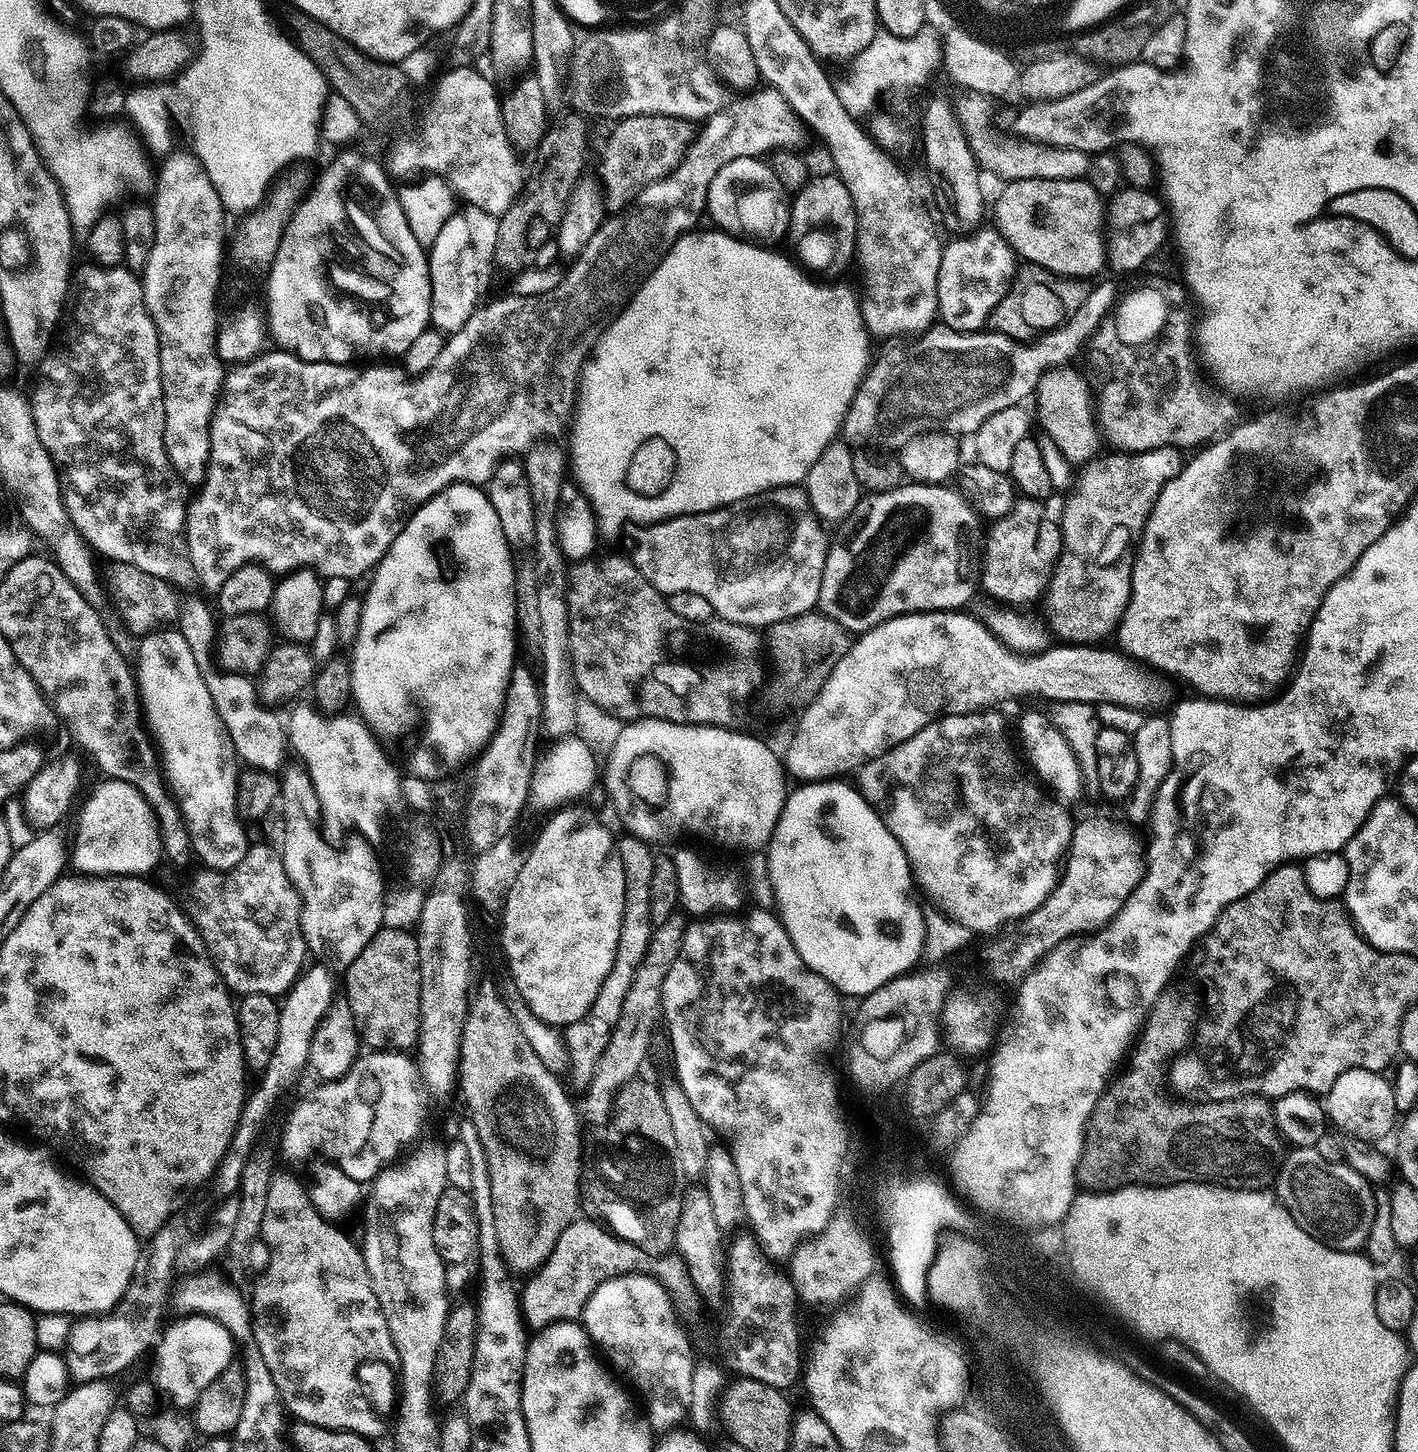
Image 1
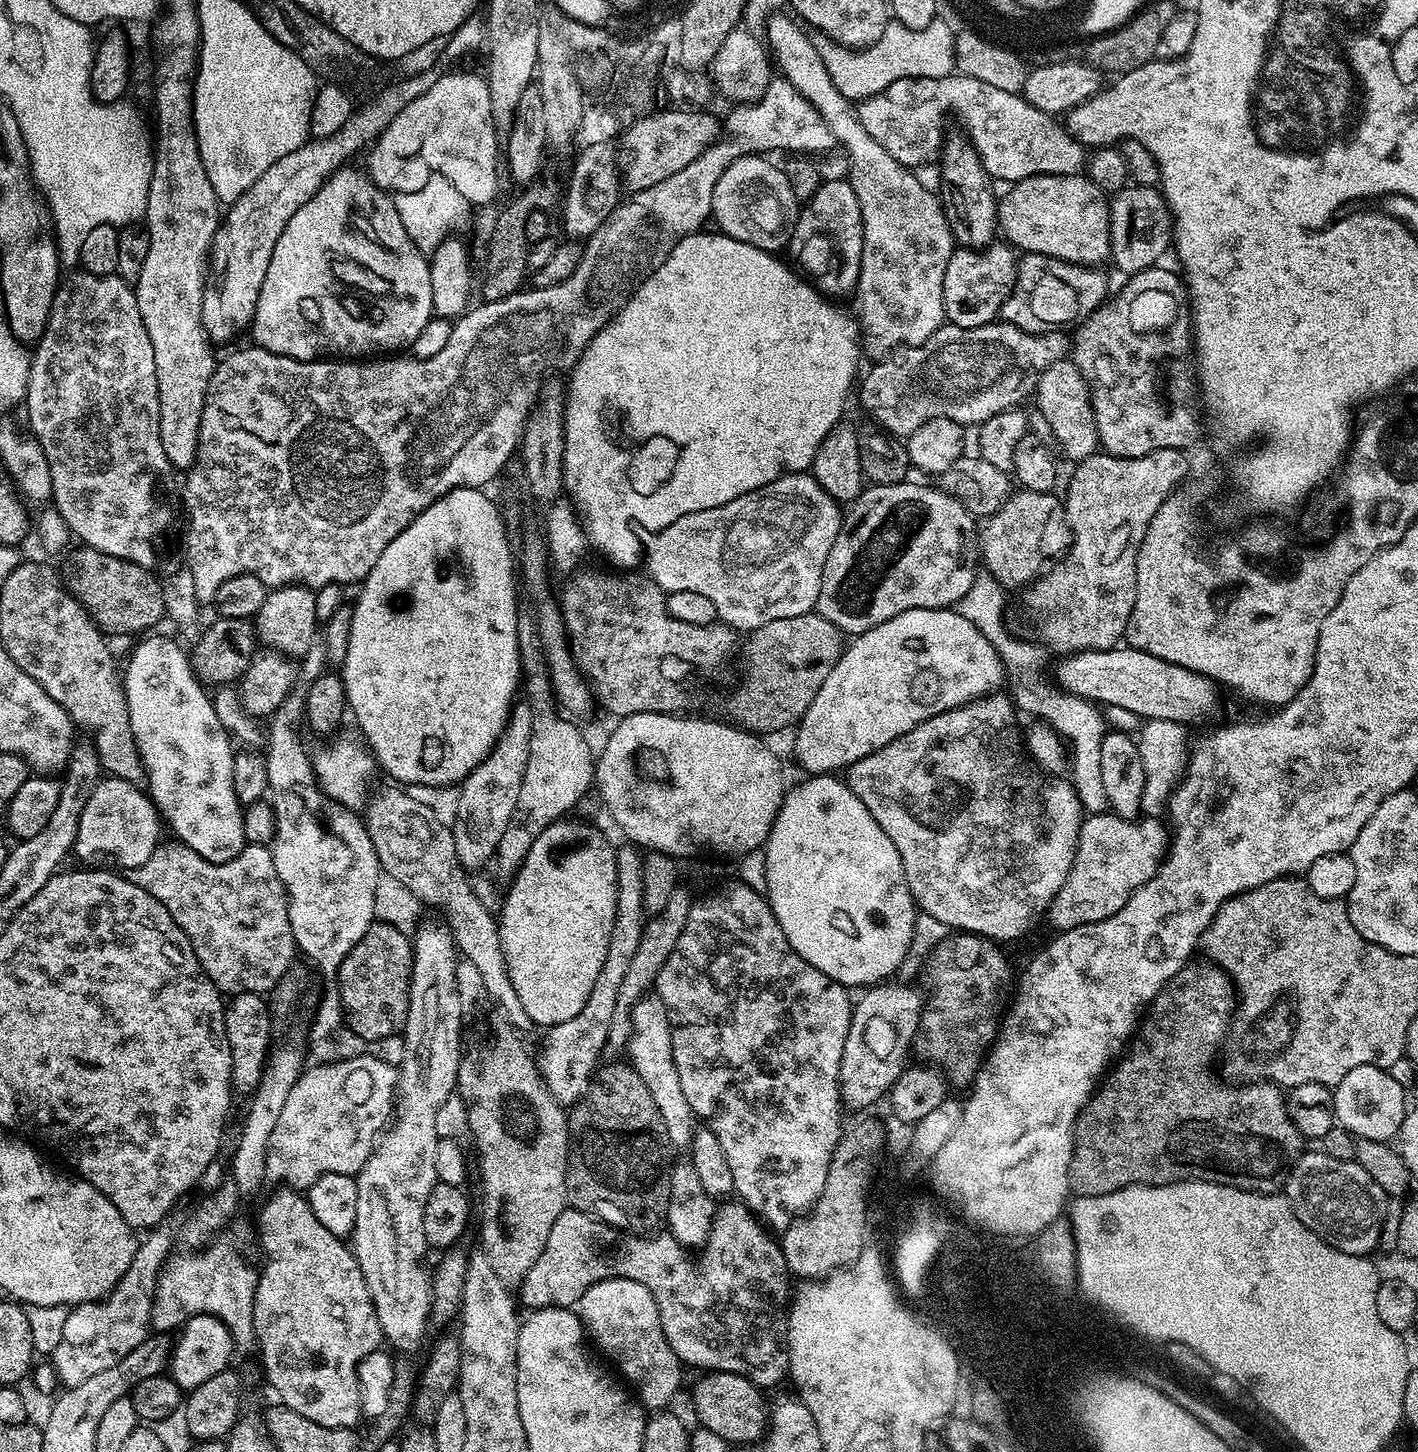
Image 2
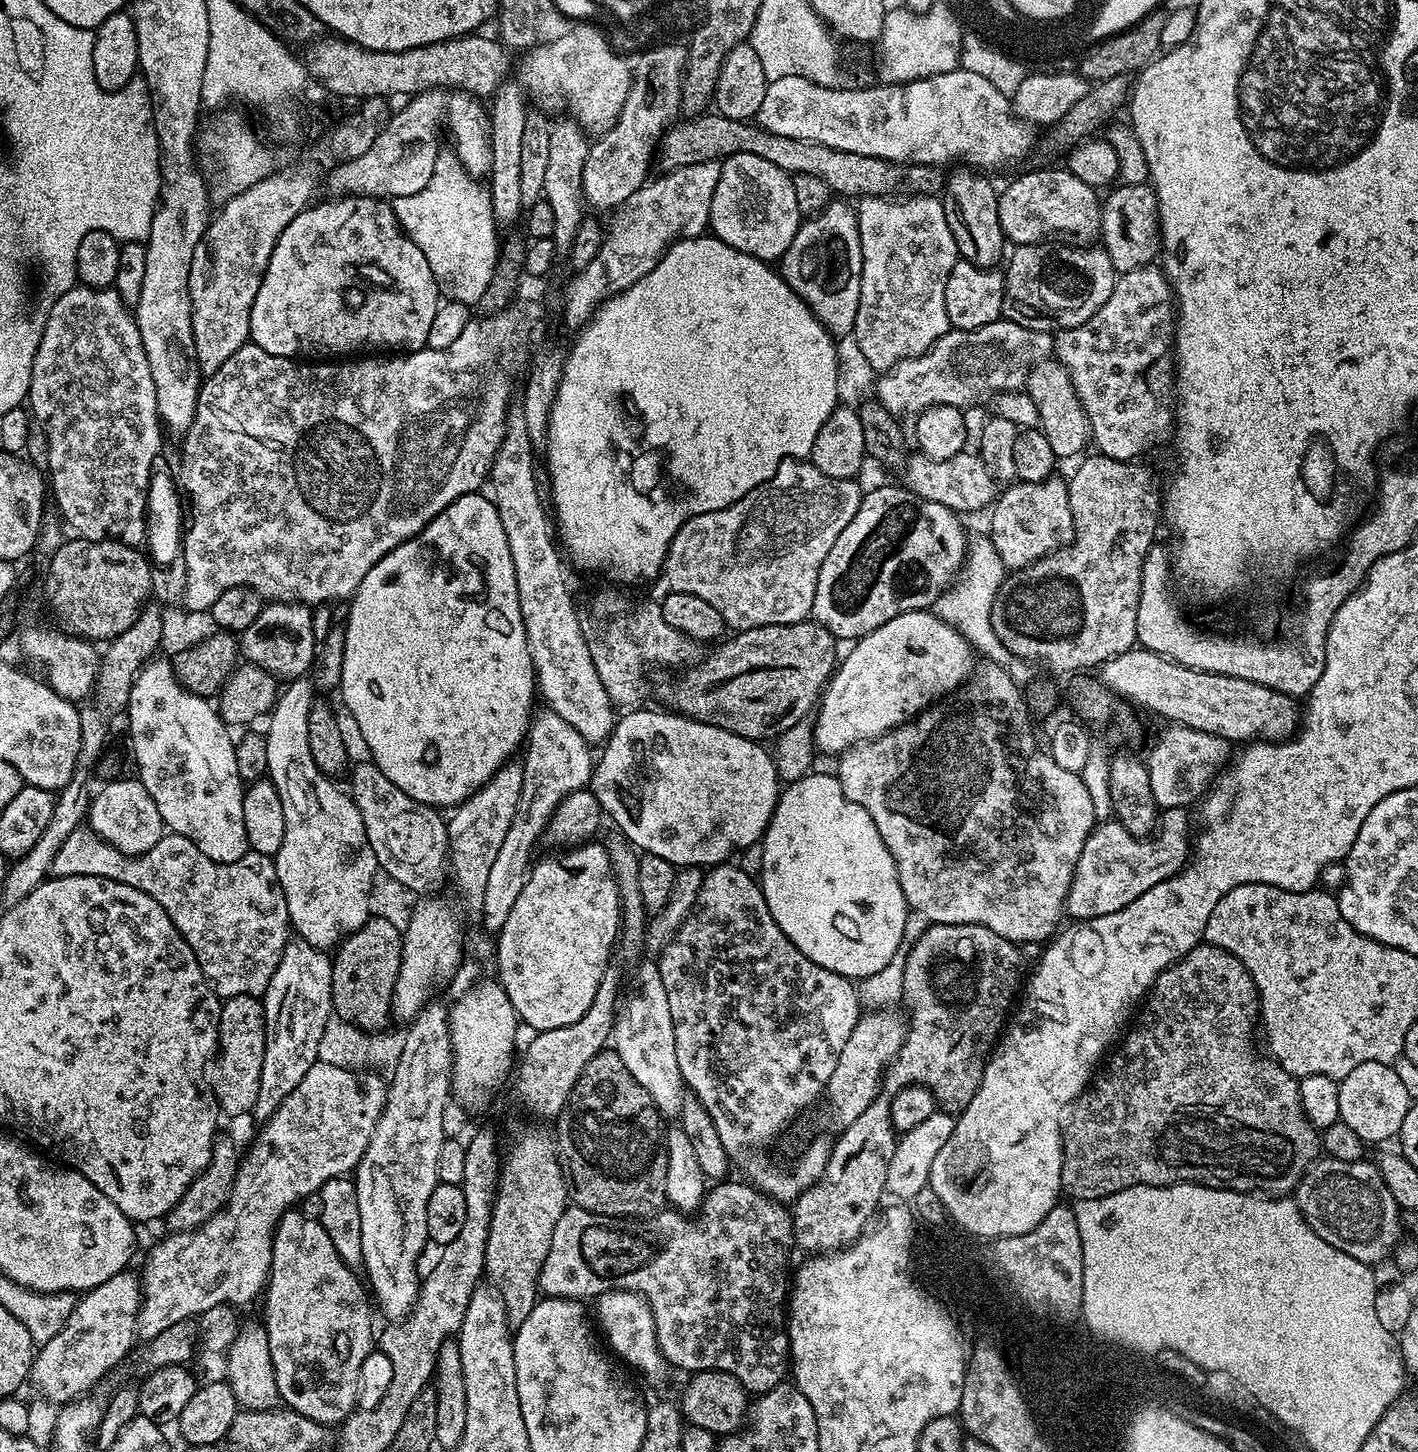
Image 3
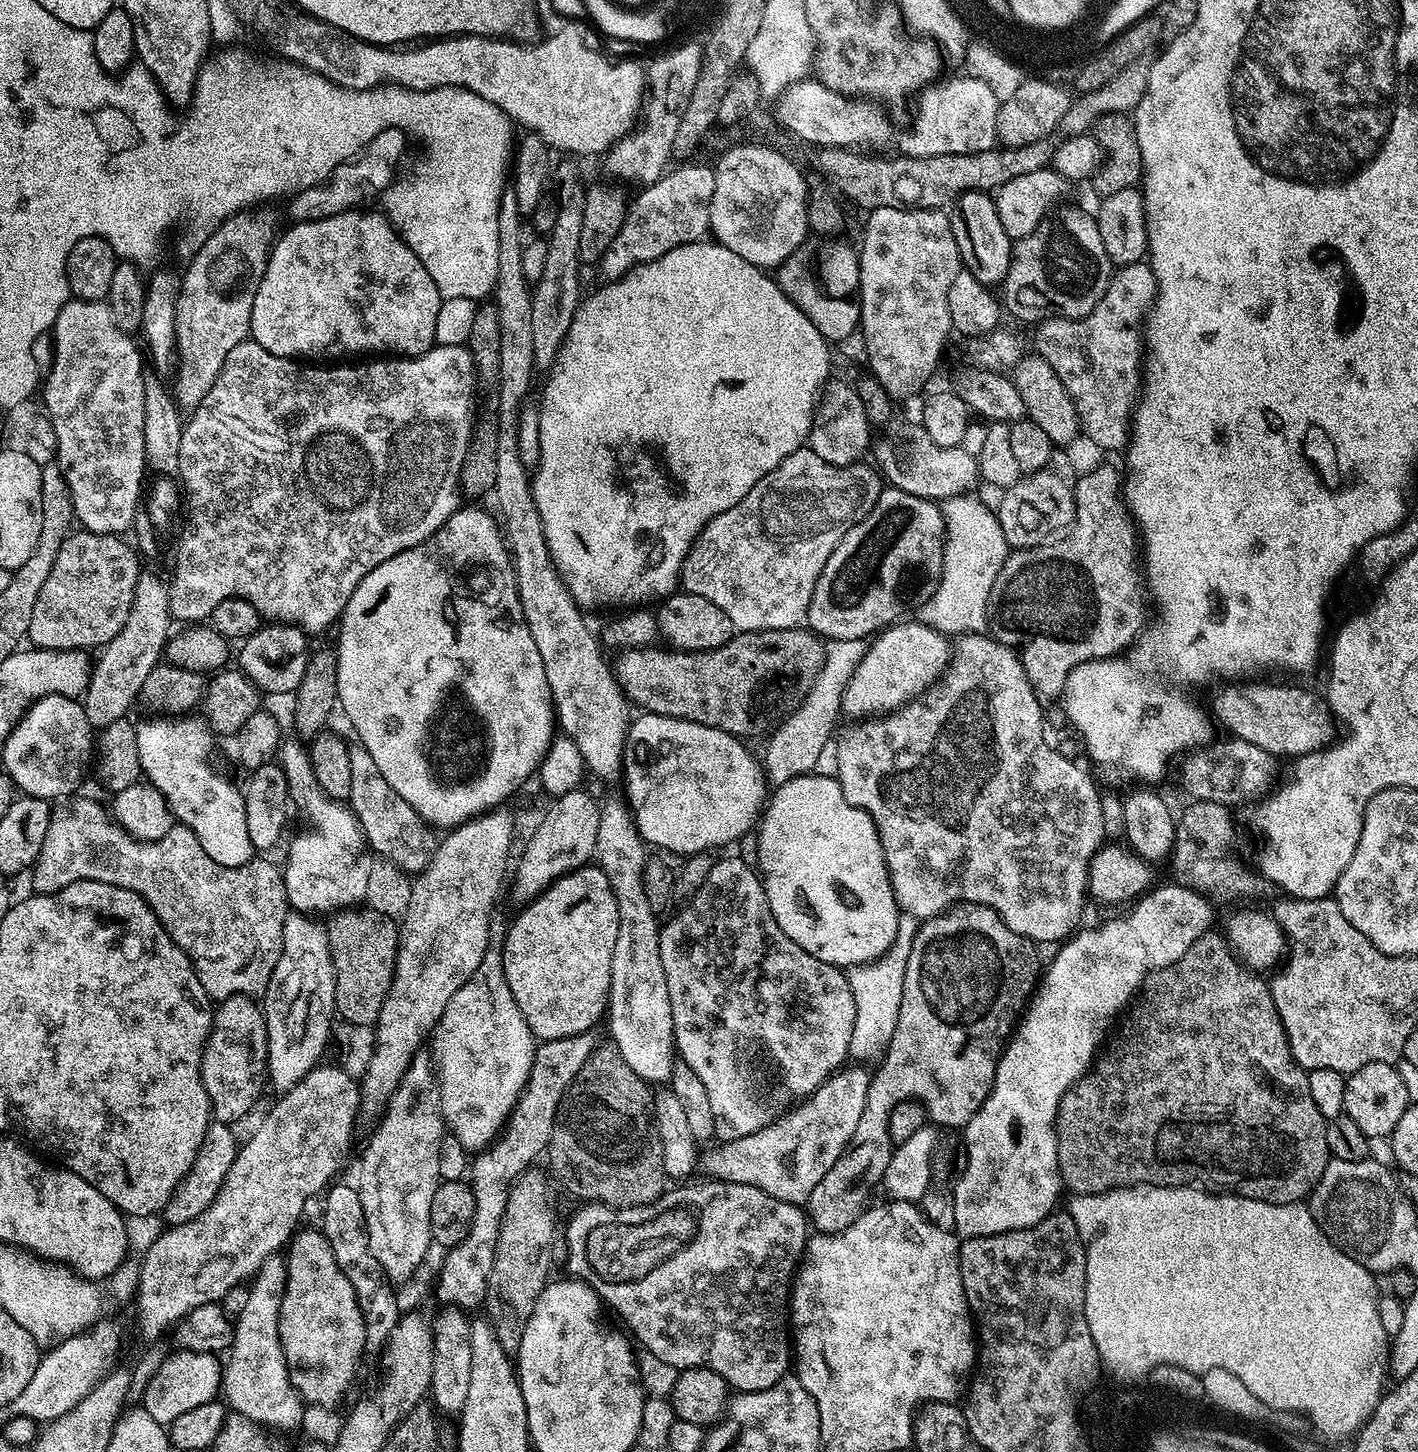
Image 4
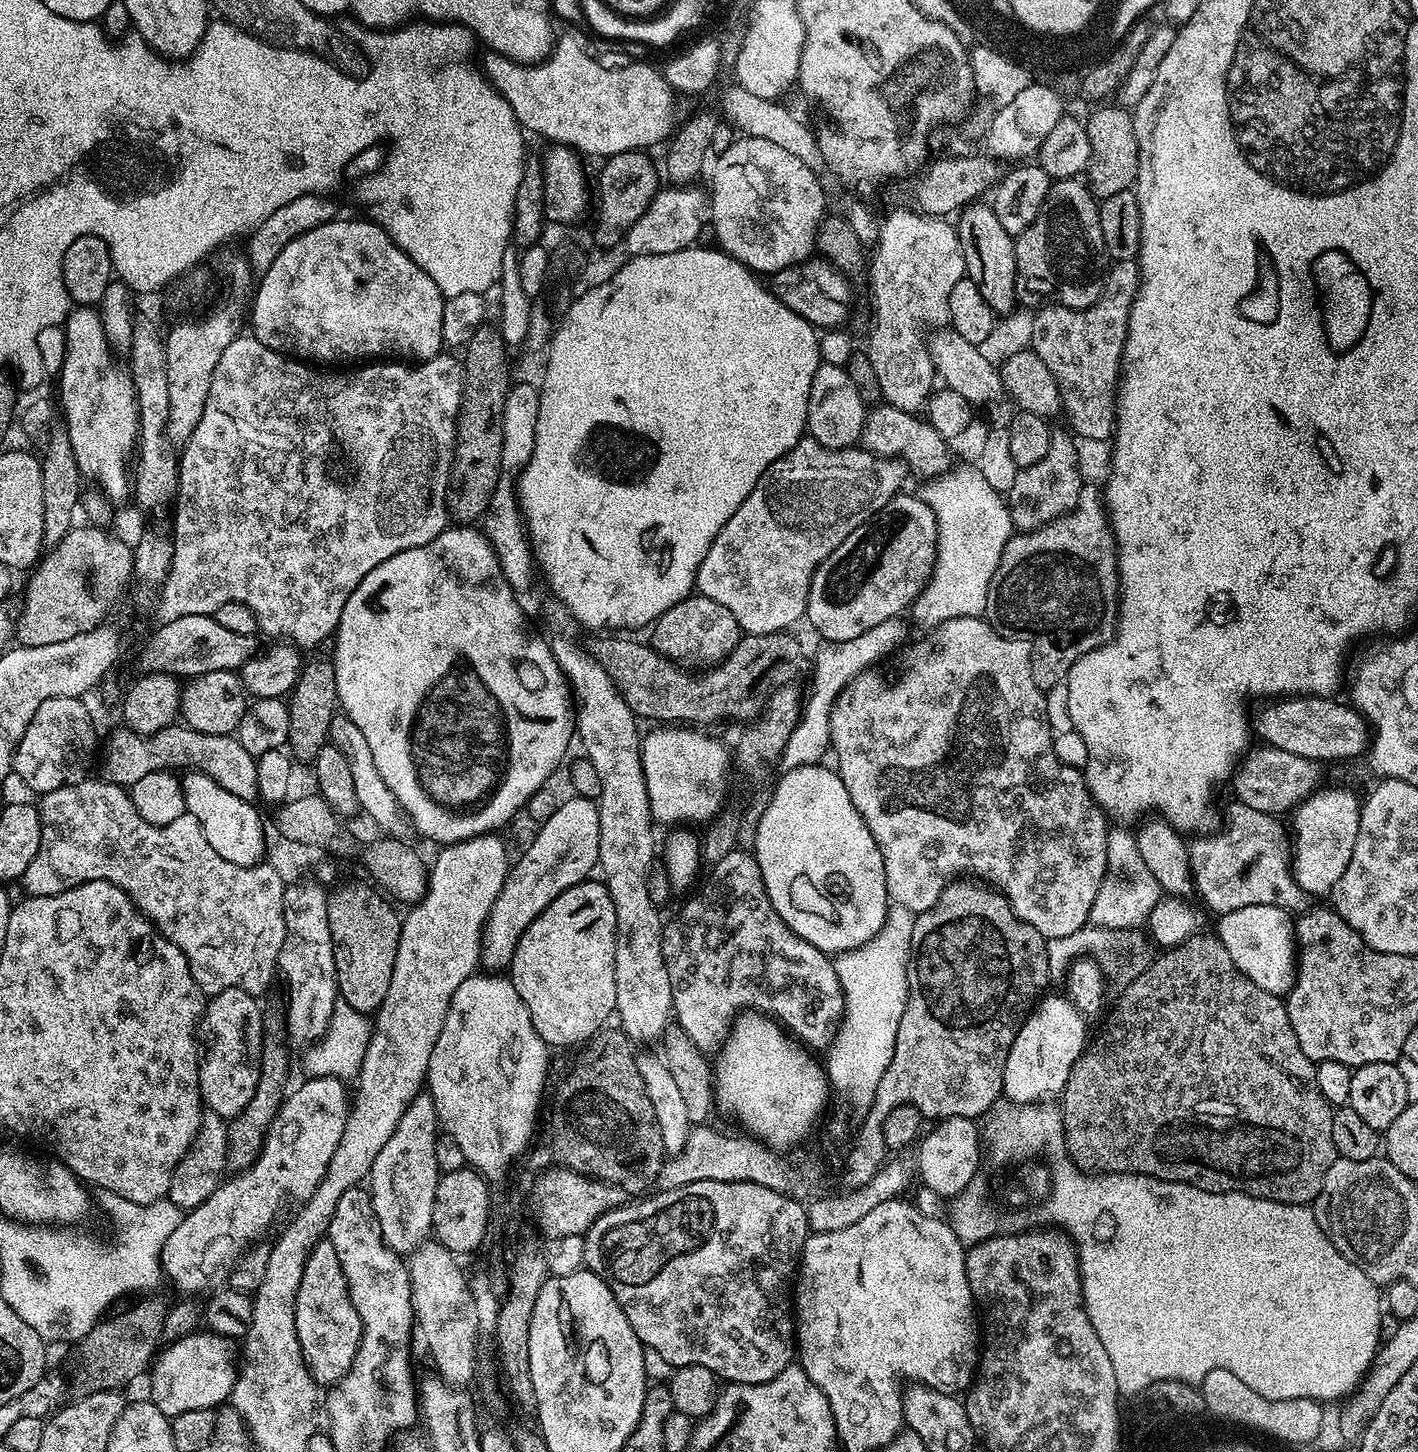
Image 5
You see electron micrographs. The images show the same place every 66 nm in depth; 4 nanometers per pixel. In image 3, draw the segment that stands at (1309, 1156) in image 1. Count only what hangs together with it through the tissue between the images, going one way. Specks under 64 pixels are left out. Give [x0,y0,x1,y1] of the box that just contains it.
[1294,1158,1402,1265]

